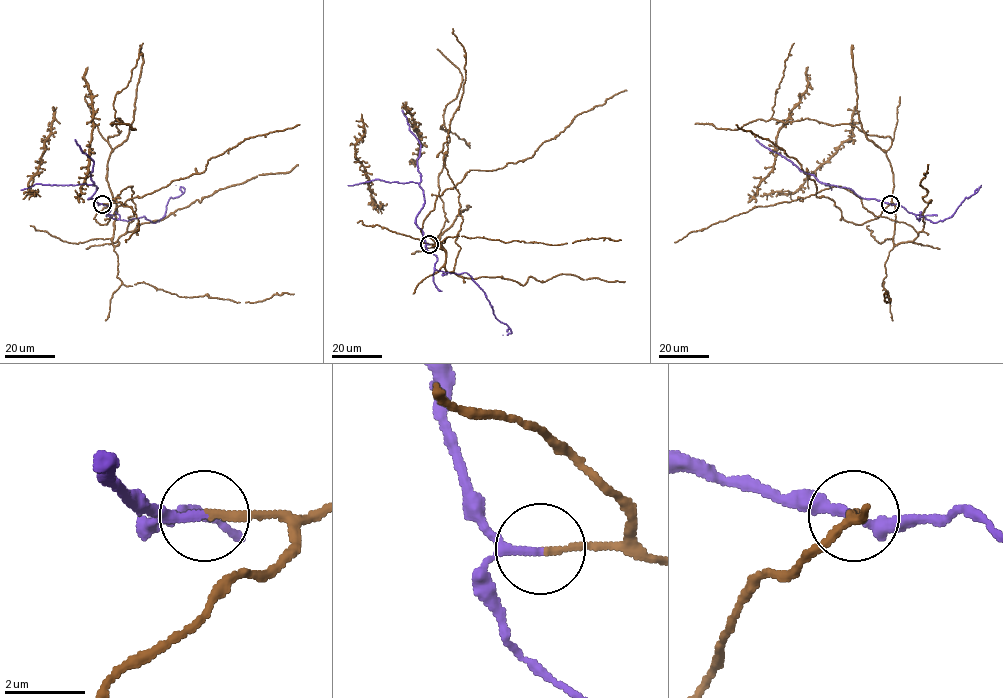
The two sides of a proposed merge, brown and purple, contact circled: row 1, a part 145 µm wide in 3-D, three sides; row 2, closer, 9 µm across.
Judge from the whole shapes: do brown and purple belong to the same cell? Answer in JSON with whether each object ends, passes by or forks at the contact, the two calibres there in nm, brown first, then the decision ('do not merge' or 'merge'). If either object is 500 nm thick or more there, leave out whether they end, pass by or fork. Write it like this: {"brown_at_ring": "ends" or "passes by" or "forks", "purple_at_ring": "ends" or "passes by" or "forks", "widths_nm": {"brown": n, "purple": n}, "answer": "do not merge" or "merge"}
{"brown_at_ring": "ends", "purple_at_ring": "passes by", "widths_nm": {"brown": 180, "purple": 170}, "answer": "merge"}

